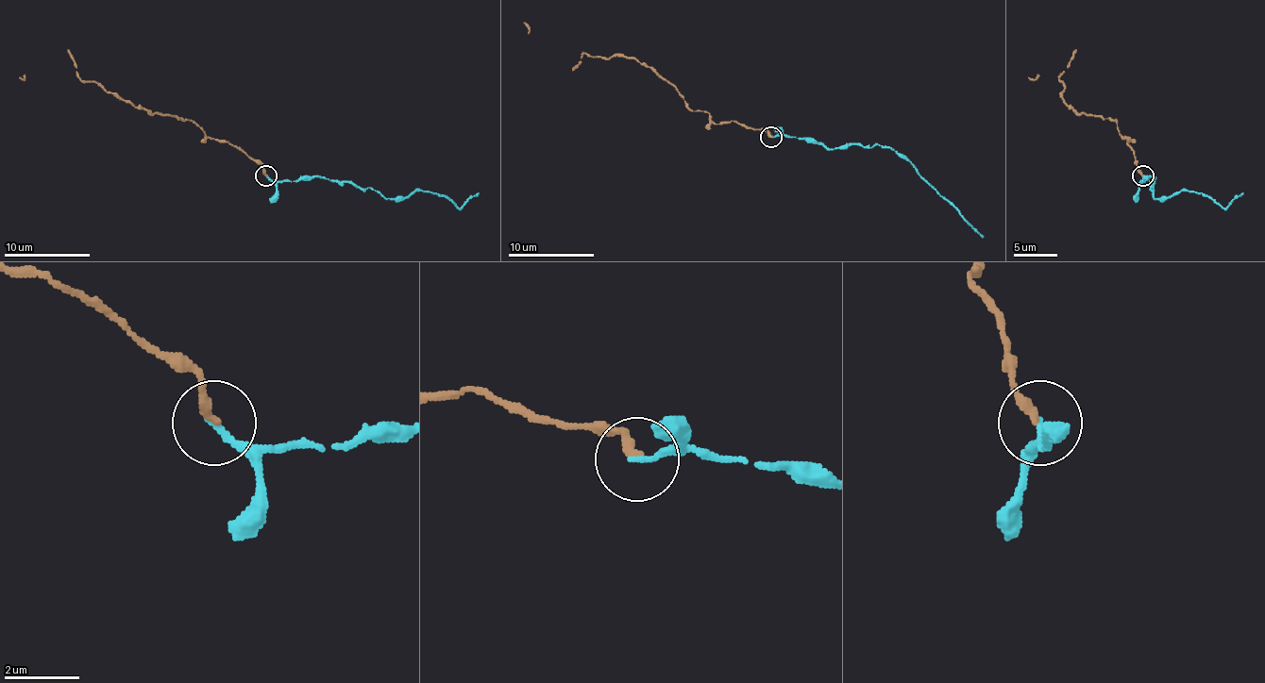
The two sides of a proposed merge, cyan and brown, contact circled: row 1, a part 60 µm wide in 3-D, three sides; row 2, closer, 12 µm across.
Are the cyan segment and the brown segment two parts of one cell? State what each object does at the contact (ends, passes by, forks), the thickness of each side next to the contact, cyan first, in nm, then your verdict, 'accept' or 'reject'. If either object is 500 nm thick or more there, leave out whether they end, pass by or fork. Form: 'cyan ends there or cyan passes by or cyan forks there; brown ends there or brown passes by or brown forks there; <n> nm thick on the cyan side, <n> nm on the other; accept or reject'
cyan ends there; brown ends there; 160 nm thick on the cyan side, 260 nm on the other; accept

